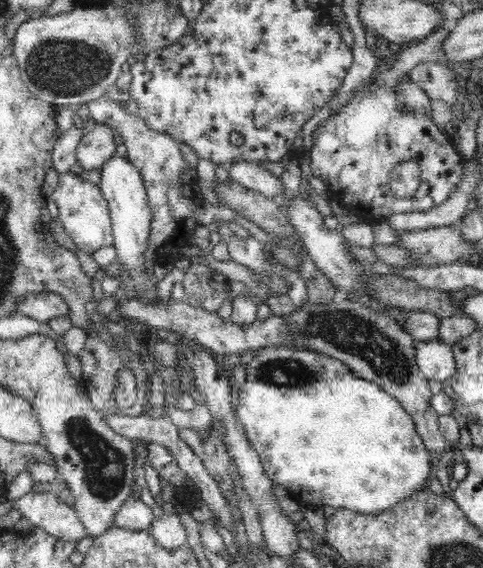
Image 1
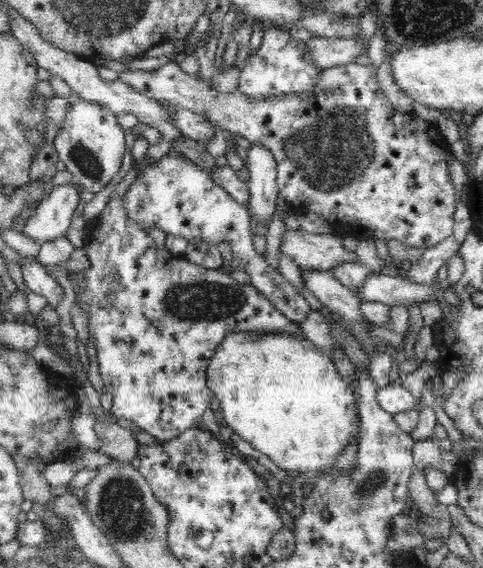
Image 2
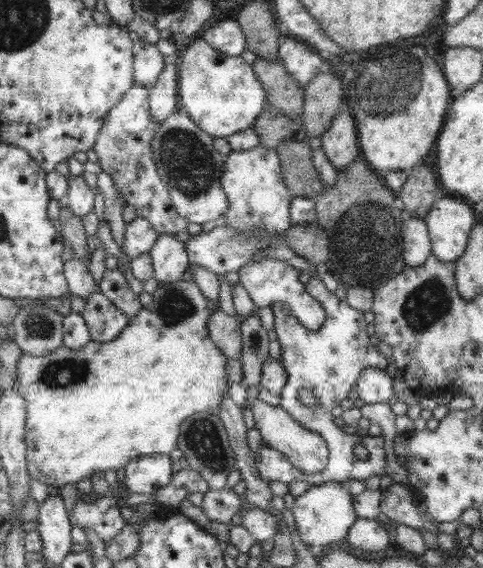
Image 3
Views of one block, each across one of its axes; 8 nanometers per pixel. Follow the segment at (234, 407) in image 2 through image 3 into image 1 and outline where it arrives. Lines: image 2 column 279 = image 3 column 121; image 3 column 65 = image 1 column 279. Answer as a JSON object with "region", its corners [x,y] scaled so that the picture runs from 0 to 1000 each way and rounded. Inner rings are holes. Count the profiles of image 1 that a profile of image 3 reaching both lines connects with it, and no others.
{"region":[[[559,607],[534,613],[534,621],[511,641],[509,669],[499,678],[489,706],[489,738],[497,748],[505,748],[513,775],[526,783],[530,799],[538,801],[553,838],[571,852],[596,861],[609,882],[615,886],[650,889],[669,894],[685,891],[692,896],[723,896],[733,901],[770,905],[789,900],[807,900],[834,882],[857,875],[867,864],[886,857],[896,835],[896,806],[892,806],[874,769],[861,759],[861,745],[849,727],[836,720],[822,699],[803,694],[778,674],[741,665],[733,653],[706,634],[669,625],[642,614],[607,613],[600,609]]]}

